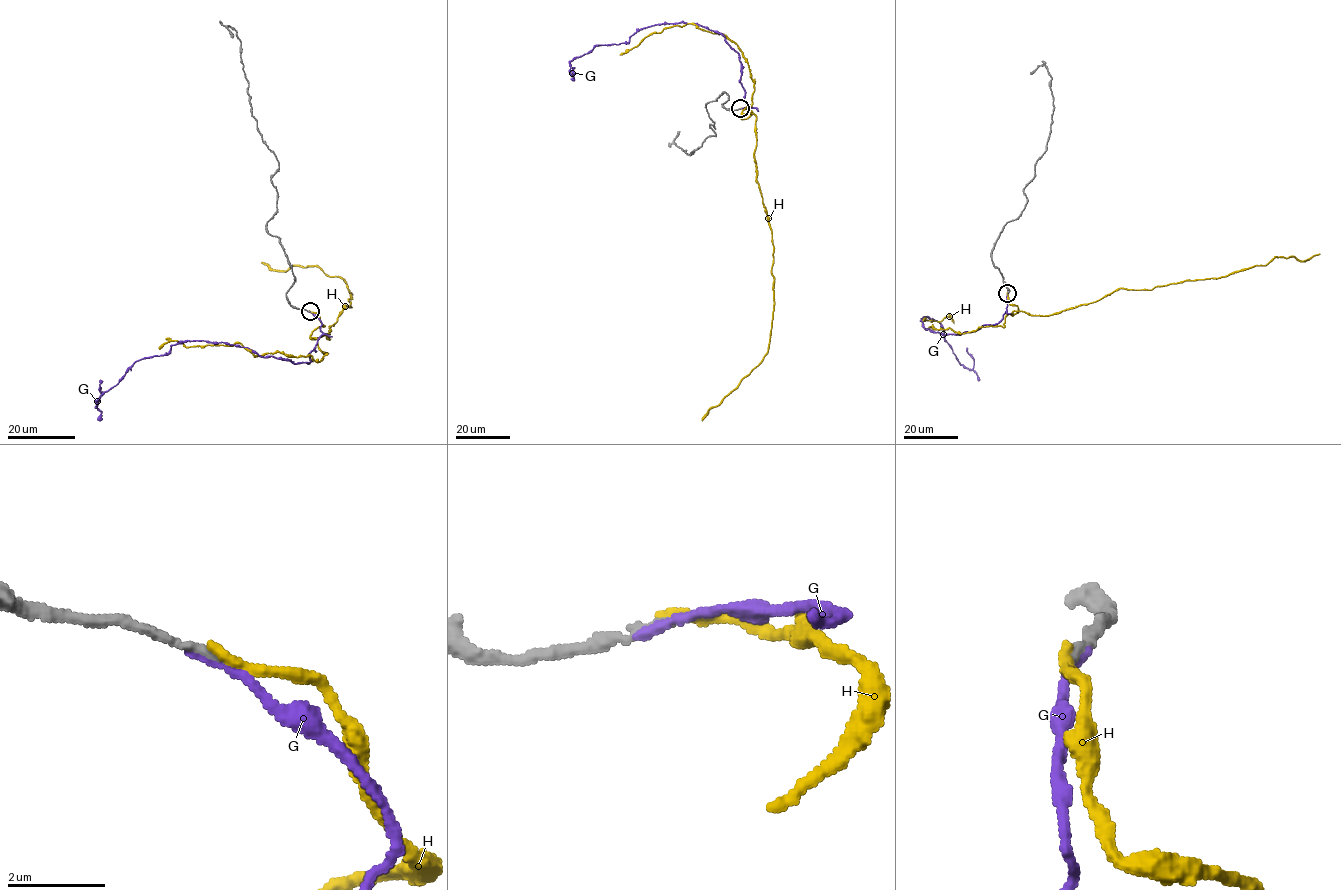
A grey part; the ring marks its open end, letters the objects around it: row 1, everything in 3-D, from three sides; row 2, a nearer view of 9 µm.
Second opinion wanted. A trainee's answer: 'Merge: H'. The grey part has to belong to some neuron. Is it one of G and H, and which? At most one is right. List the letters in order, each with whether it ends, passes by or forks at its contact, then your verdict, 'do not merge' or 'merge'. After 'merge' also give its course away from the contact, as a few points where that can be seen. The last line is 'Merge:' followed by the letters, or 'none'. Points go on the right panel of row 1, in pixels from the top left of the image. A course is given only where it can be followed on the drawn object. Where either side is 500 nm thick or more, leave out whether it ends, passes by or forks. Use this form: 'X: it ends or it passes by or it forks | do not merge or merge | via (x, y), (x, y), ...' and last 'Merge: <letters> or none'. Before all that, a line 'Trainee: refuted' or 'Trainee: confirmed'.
Trainee: refuted
G: it ends | do not merge
H: it ends | do not merge
Merge: none

